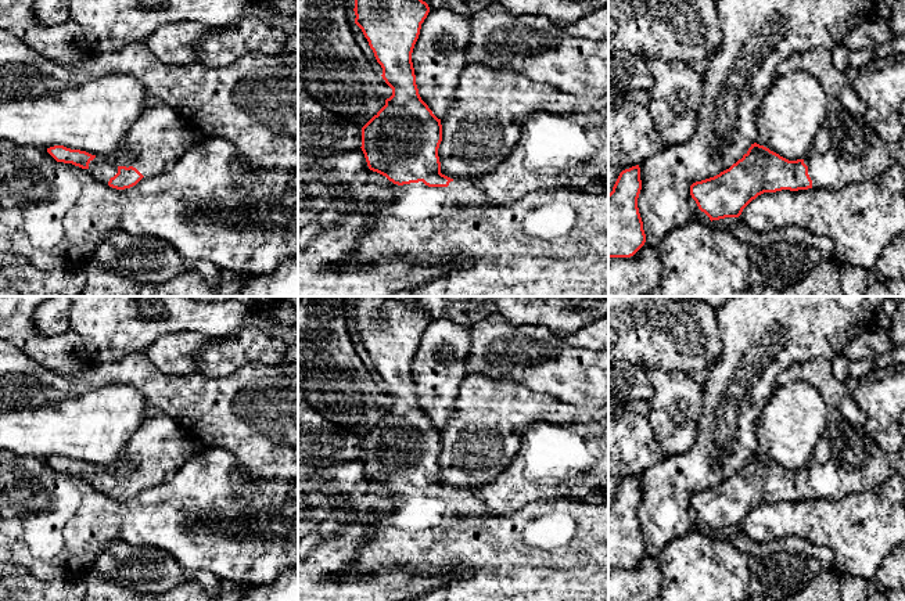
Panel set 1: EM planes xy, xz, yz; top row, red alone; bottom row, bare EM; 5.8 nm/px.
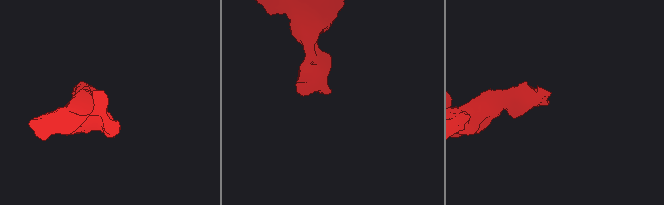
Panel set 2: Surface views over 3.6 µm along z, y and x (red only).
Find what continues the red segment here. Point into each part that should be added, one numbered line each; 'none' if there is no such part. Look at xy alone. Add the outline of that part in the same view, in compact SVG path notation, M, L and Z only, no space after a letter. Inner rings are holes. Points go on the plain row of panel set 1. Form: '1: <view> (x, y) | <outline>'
1: xy (160, 447) | M165 414L148 415L129 438L119 461L96 467L89 479L104 493L118 483L119 476L133 476L150 487L162 483L202 451L175 420Z

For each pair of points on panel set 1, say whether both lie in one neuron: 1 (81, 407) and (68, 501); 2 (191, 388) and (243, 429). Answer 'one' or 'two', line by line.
1: two
2: one

